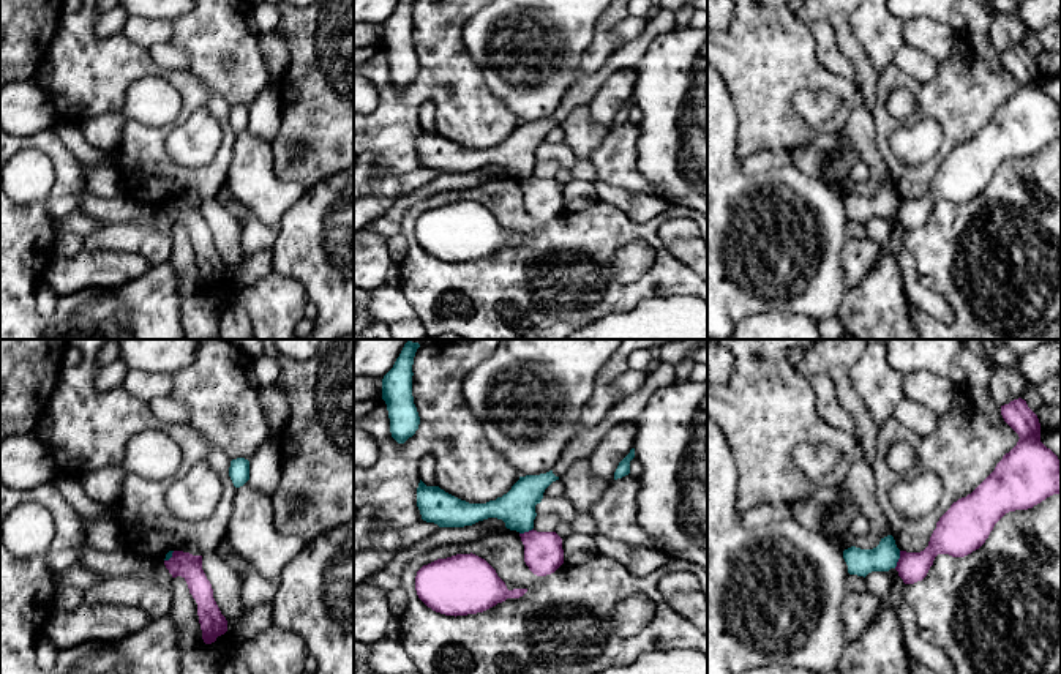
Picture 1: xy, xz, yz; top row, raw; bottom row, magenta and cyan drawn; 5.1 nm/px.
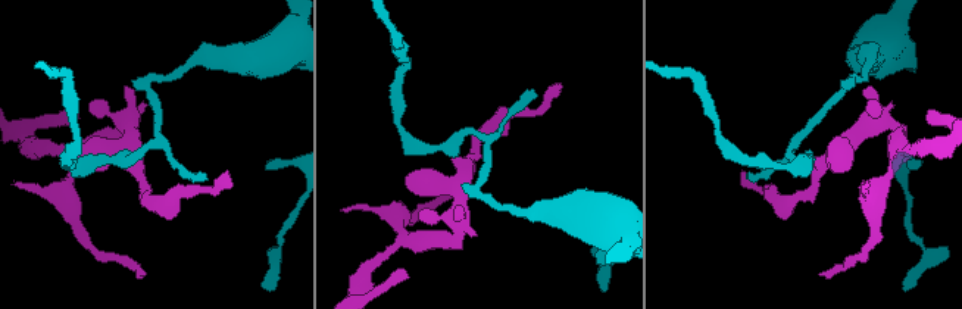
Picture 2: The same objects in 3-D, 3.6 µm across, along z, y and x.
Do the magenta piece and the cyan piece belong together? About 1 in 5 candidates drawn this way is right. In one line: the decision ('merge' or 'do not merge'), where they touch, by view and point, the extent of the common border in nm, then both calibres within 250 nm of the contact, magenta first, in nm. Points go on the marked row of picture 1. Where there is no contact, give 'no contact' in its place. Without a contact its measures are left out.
do not merge; meets magenta in yz at (899, 559); contact 90 nm long; 150 nm thick on the magenta side, 140 nm on the other

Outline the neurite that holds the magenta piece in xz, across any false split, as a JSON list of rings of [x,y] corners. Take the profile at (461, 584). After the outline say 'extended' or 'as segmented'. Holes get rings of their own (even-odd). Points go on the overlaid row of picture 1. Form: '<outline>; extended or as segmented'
[[[456,554],[423,565],[415,576],[418,598],[445,616],[483,612],[527,589],[508,590],[496,570],[475,554]]]; as segmented

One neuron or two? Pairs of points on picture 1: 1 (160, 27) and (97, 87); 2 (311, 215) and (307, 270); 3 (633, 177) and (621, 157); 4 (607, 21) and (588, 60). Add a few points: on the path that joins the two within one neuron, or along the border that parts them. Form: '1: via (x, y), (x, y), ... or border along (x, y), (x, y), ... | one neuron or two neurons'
1: border along (120, 32), (146, 49) | two neurons
2: via (307, 229), (307, 256) | one neuron
3: via (629, 172), (621, 161) | one neuron
4: via (603, 30), (603, 44), (597, 51) | one neuron

